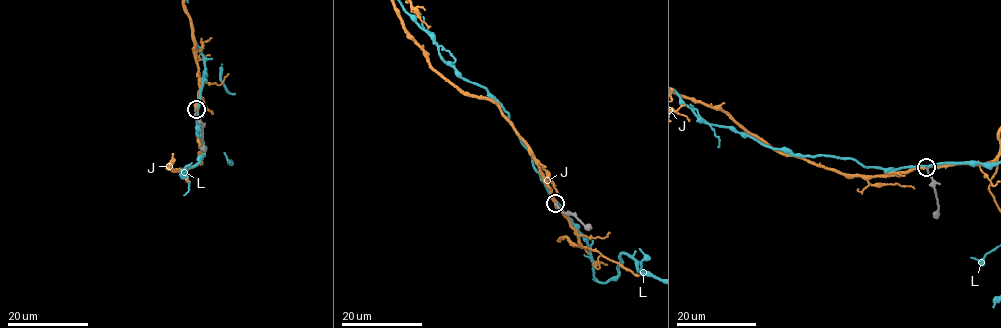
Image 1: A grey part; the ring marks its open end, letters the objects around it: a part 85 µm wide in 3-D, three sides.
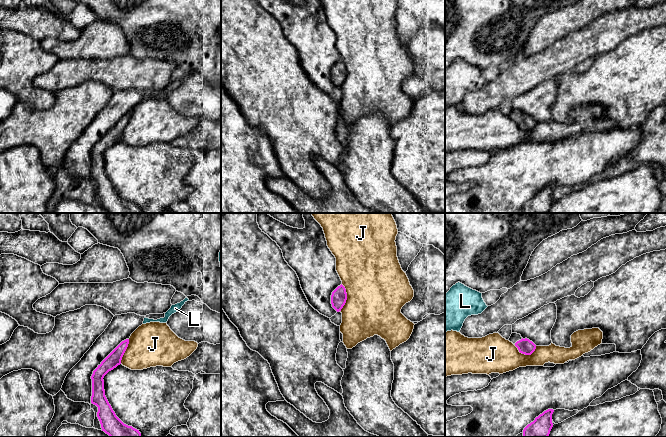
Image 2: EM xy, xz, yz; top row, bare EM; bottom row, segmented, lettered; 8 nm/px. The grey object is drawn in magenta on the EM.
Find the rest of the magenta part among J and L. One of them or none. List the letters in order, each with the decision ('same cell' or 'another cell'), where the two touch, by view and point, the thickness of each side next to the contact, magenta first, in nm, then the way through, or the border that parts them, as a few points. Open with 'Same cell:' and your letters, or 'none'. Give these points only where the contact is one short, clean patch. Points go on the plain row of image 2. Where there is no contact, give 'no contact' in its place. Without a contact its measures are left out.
Same cell: L
J: another cell; contact xz (346, 74); calibres 130 and 480 nm; border xz (342, 60), (346, 69), (346, 78), (340, 87)
L: same cell; no contact

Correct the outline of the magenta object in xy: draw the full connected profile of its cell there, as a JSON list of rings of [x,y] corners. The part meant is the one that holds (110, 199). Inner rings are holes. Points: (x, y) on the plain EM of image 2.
[[[129,115],[122,117],[93,147],[91,179],[98,183],[97,193],[102,207],[110,213],[141,213],[139,206],[124,200],[109,180],[104,166],[104,152],[121,140]]]

